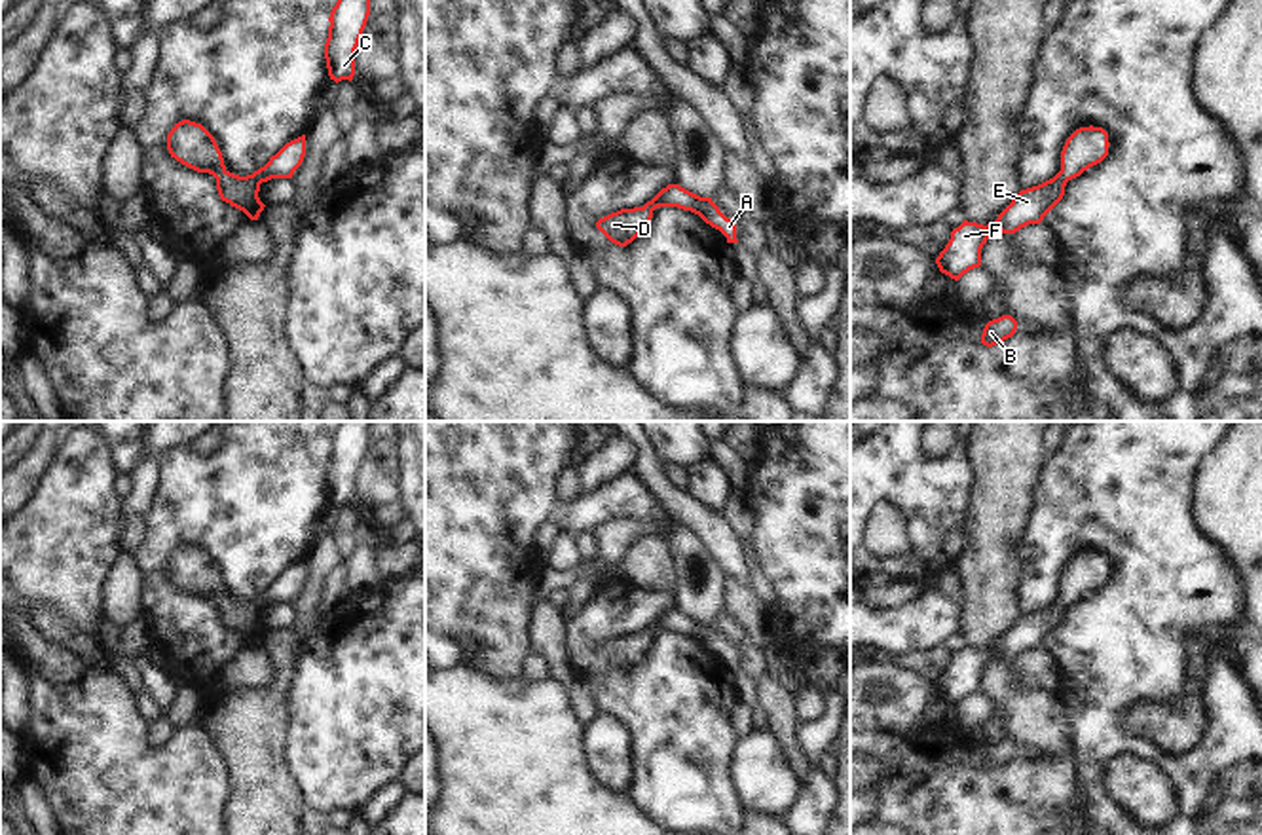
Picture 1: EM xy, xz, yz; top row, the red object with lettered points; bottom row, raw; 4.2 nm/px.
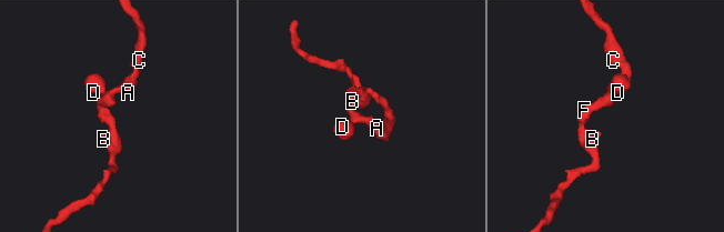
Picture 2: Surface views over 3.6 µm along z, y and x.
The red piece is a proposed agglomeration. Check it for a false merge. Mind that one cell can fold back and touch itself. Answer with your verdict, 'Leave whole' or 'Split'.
Leave whole.

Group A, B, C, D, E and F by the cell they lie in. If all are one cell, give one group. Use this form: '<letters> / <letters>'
A B C D E F

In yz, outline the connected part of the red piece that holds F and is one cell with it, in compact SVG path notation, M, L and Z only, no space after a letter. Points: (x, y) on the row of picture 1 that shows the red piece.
M1080 127L1065 142L1061 171L1032 188L1021 190L1011 203L987 226L964 220L951 232L951 239L936 258L941 273L958 281L964 273L981 266L981 249L989 233L1015 233L1029 224L1040 224L1044 216L1063 199L1068 180L1108 156L1108 133L1103 127Z

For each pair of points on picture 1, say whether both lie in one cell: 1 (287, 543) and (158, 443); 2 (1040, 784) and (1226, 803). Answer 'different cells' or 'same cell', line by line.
1: different cells
2: different cells

